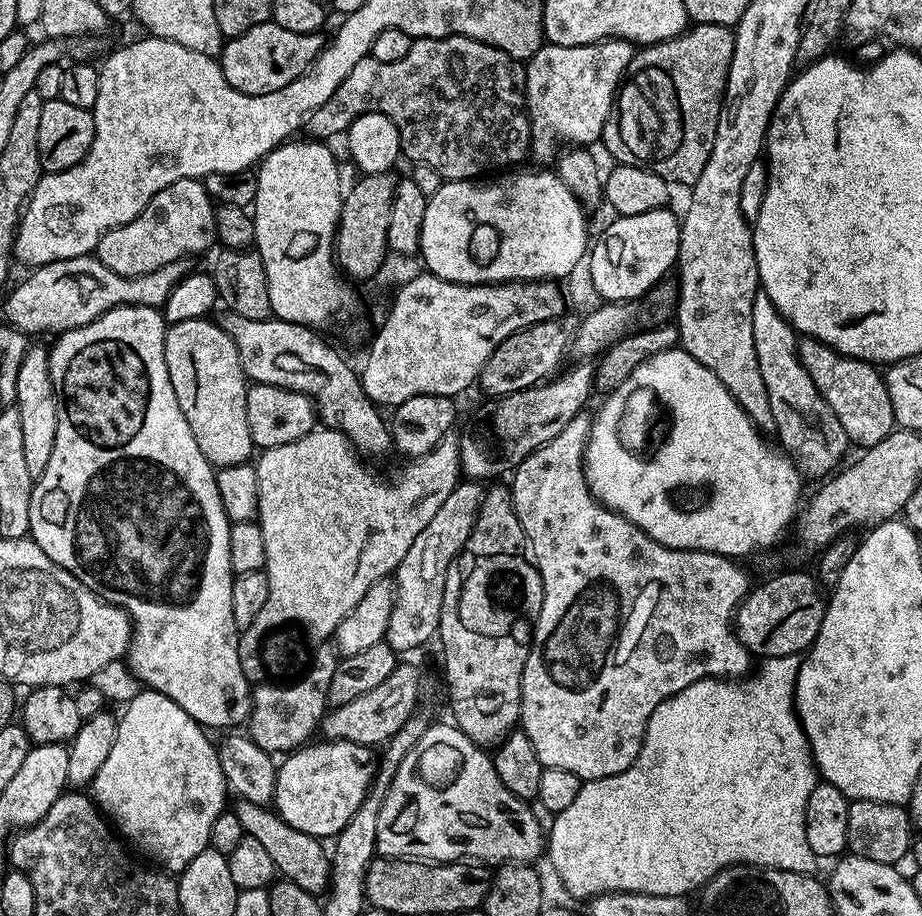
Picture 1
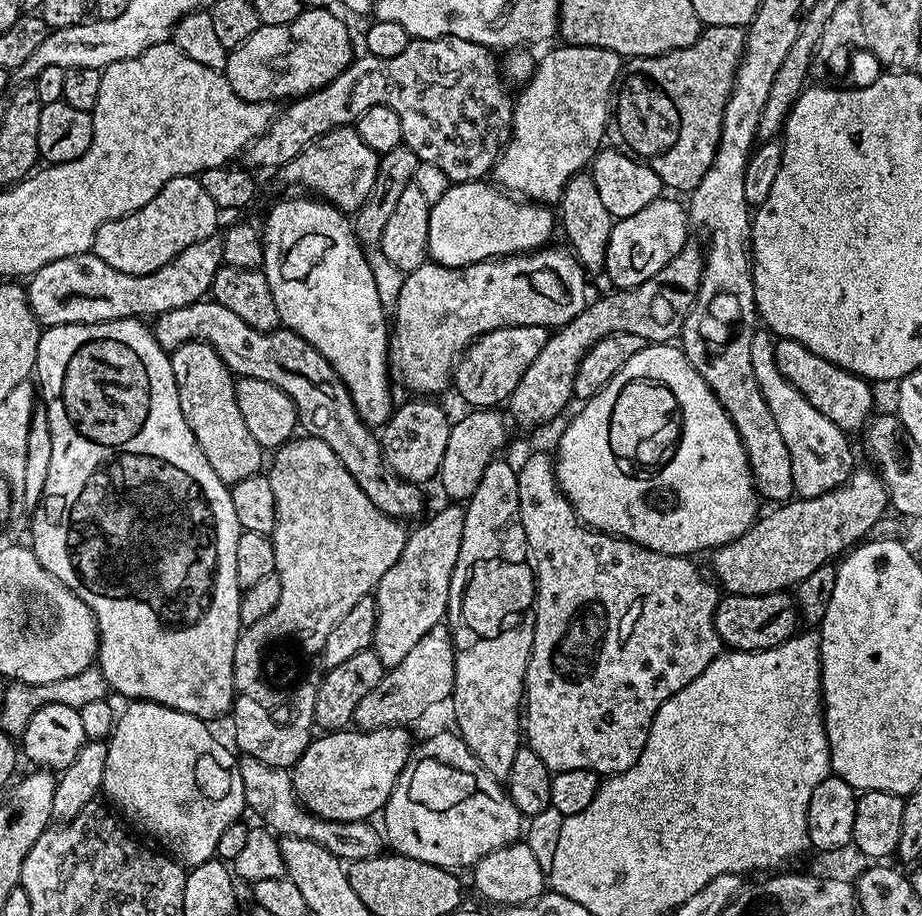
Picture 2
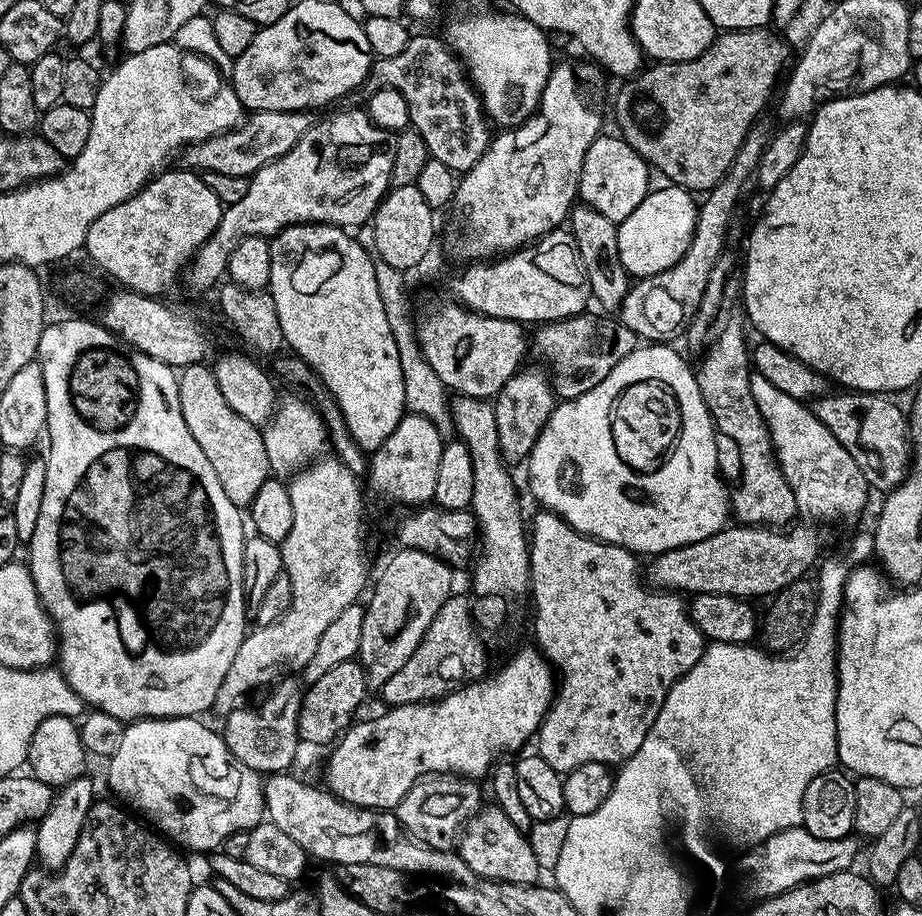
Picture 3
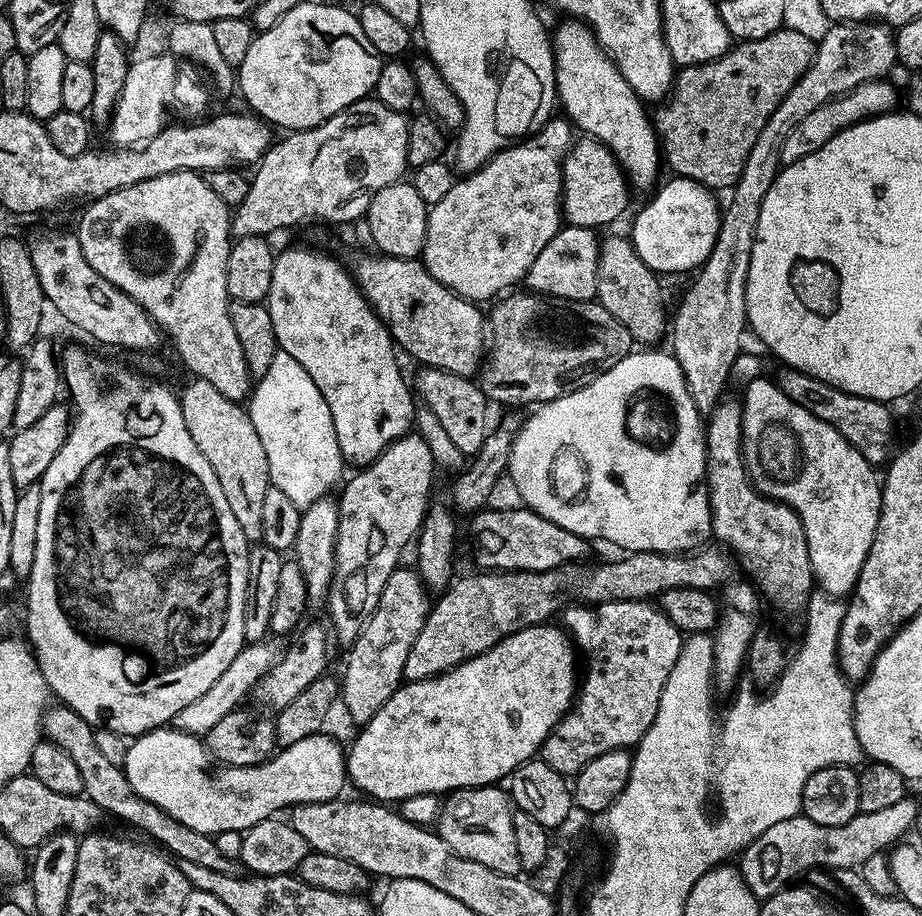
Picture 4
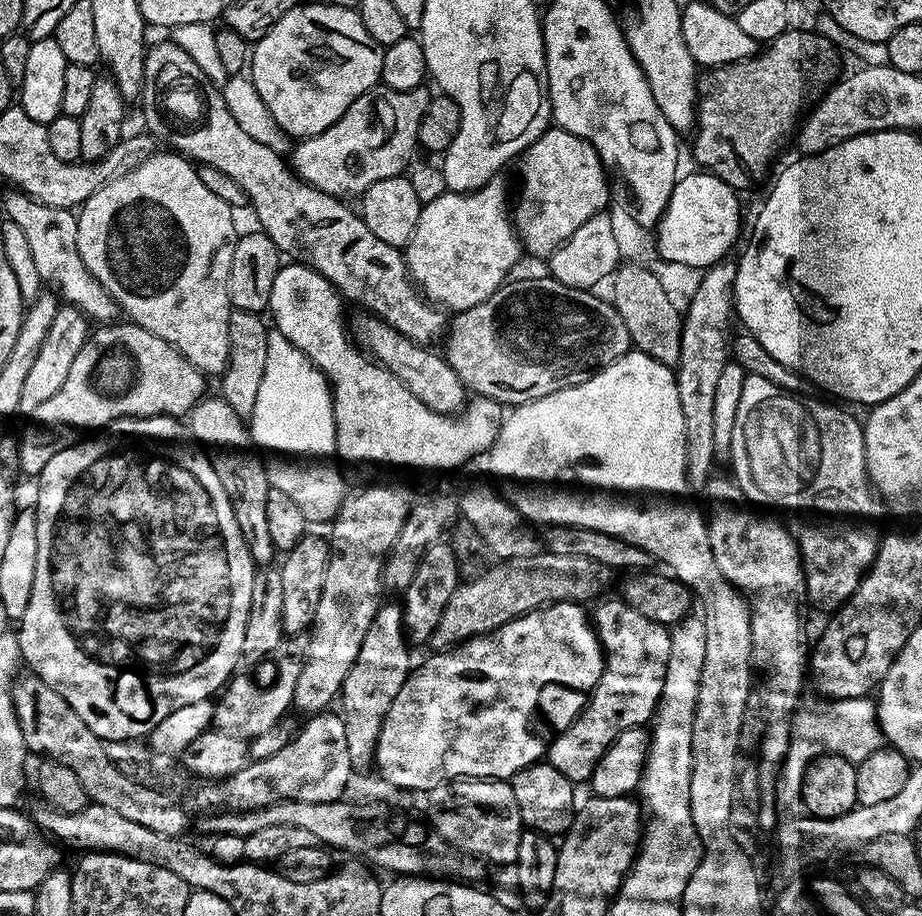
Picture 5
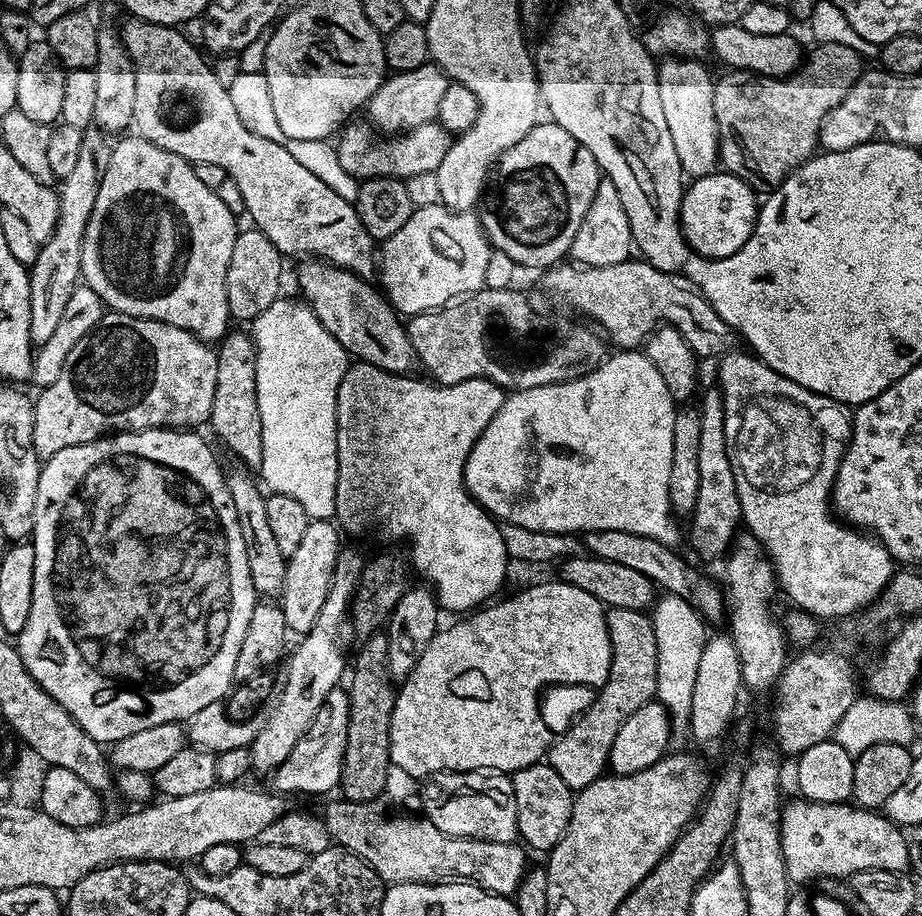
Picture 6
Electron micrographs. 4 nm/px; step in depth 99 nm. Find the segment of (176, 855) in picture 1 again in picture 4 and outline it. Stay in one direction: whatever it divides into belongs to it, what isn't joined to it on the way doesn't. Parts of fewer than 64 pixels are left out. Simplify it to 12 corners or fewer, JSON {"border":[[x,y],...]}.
{"border":[[175,726],[129,743],[134,794],[213,838],[335,800],[328,735],[265,764],[214,763]]}

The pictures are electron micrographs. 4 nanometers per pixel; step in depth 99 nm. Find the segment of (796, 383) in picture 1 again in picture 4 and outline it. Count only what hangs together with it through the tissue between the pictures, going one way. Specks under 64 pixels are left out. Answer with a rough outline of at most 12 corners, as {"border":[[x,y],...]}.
{"border":[[771,379],[743,385],[753,486],[802,518],[819,591],[851,593],[877,469]]}

